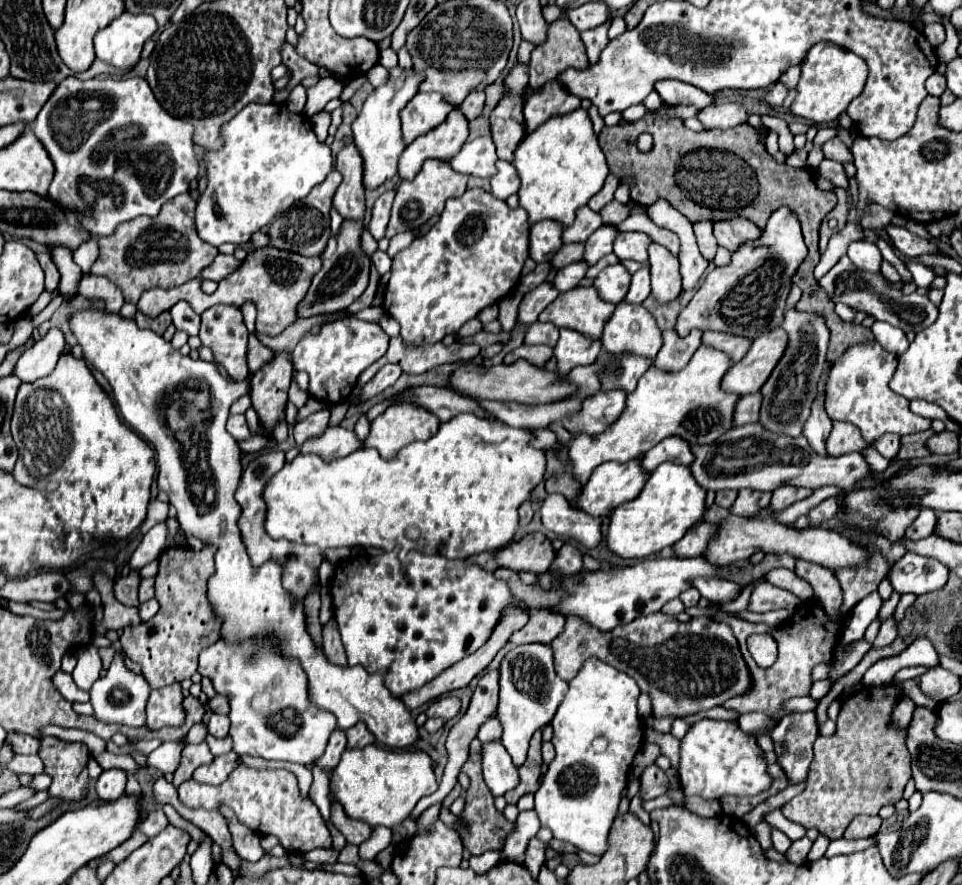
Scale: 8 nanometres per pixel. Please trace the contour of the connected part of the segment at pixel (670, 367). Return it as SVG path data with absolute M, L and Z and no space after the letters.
M693 329L687 337L679 337L675 331L663 331L663 345L655 357L655 367L667 373L683 369L691 355L701 345L701 331Z

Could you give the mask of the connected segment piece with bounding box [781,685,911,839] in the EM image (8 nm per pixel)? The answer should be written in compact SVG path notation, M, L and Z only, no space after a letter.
M891 685L863 687L861 691L843 699L841 713L837 719L837 733L833 737L817 737L813 745L815 759L809 767L809 775L807 775L809 779L807 779L805 791L781 807L787 819L799 823L807 830L809 827L817 827L818 831L829 839L839 839L843 837L843 831L851 823L853 817L861 813L877 815L883 805L901 799L903 789L911 777L911 767L909 767L911 759L905 747L907 729L891 727L891 711L897 699L899 699L899 693Z

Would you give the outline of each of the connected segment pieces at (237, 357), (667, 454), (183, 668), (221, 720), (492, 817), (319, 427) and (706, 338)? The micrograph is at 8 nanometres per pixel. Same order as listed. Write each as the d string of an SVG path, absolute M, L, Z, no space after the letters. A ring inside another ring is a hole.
M215 305L201 313L199 339L213 351L235 381L243 381L249 375L247 367L247 327L239 307Z
M671 435L669 439L663 439L661 443L657 443L653 449L649 449L645 453L643 465L645 465L645 469L653 471L663 461L673 461L673 463L679 463L679 465L693 463L691 445L685 443L685 439L677 439L677 435Z
M174 546L180 549L167 547L161 555L159 555L159 573L155 575L155 597L161 605L159 613L149 619L147 623L141 623L137 627L125 627L123 635L121 635L121 647L125 649L125 653L129 655L131 661L141 665L141 671L145 675L145 679L149 681L149 685L153 689L171 685L175 681L183 681L187 677L191 677L197 671L197 655L201 651L201 647L207 647L209 643L215 643L219 639L219 619L215 617L209 601L207 601L207 575L205 571L201 573L201 565L197 563L198 552L193 549L186 549L183 546Z
M213 713L211 719L209 719L209 723L207 723L207 729L215 737L225 737L229 733L229 717Z
M473 739L473 743L469 745L469 759L467 759L467 763L461 771L471 777L471 787L465 793L465 799L467 799L465 811L461 813L461 817L469 823L469 831L461 833L465 847L469 849L471 855L479 855L487 849L501 849L507 833L513 829L513 823L509 823L503 817L503 813L495 809L493 795L491 795L489 787L485 787L485 781L483 781L483 775L481 775L481 741L479 739Z
M321 409L321 411L309 415L307 419L299 421L295 425L295 441L297 441L297 445L301 445L305 439L309 439L313 435L321 435L329 425L329 417L331 417L329 409Z
M705 331L703 333L703 345L725 351L731 359L731 363L737 363L749 349L751 341L745 337L735 337L735 335L727 335L727 333L713 333L713 331Z

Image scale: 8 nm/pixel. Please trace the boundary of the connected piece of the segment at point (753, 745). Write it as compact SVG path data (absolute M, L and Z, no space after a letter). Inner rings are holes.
M699 719L681 739L679 781L683 793L699 795L707 801L721 799L723 795L759 795L767 791L773 777L767 771L763 749L757 745L757 737L739 727L737 721Z

